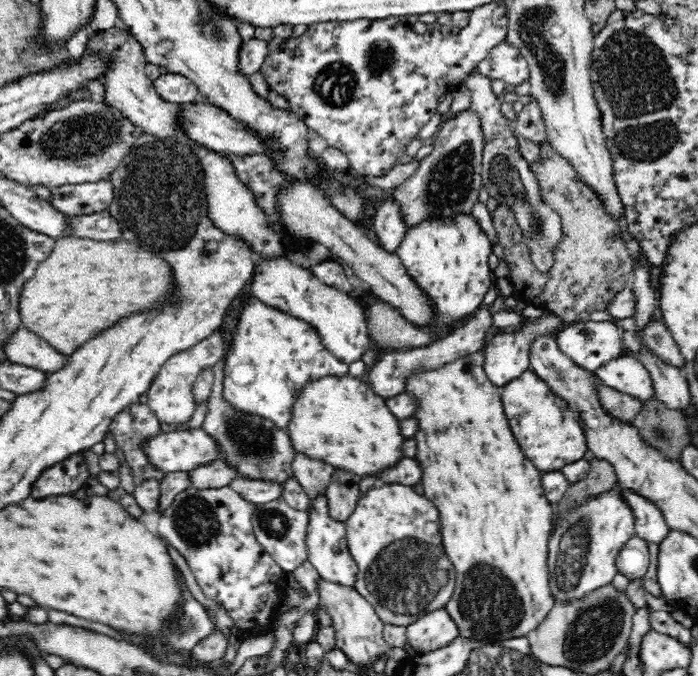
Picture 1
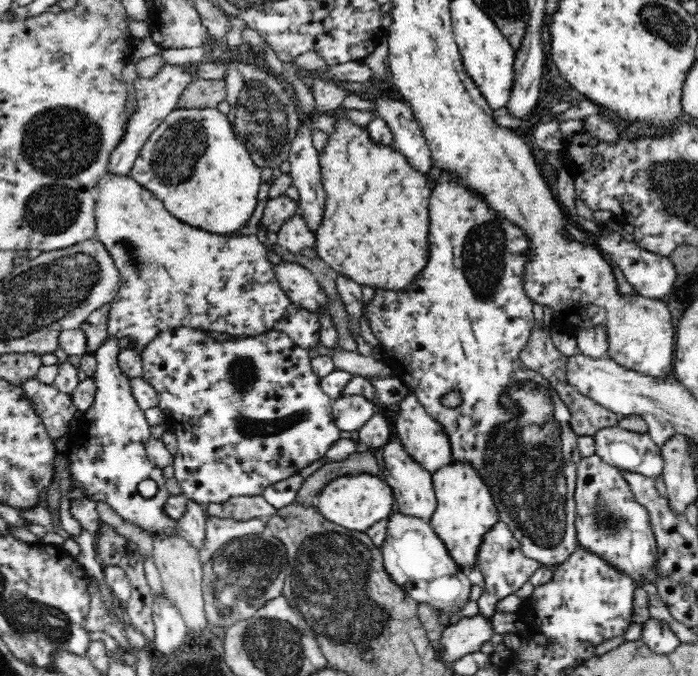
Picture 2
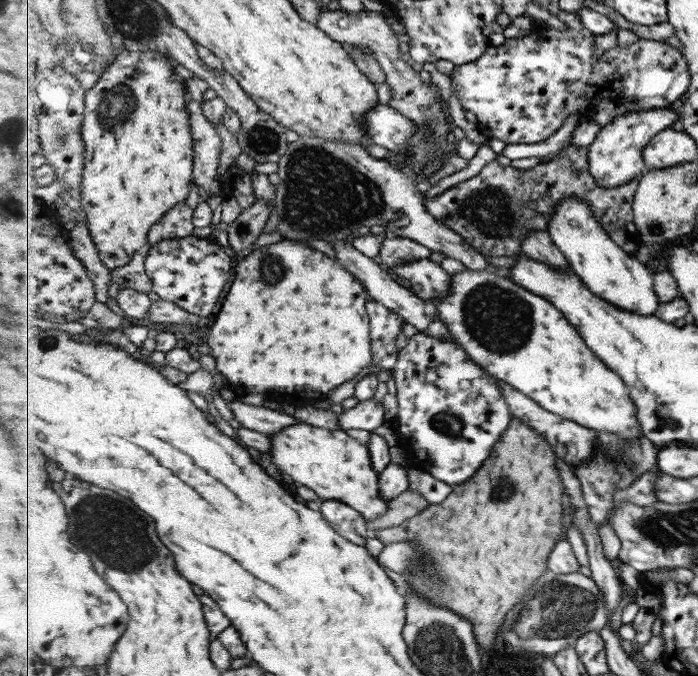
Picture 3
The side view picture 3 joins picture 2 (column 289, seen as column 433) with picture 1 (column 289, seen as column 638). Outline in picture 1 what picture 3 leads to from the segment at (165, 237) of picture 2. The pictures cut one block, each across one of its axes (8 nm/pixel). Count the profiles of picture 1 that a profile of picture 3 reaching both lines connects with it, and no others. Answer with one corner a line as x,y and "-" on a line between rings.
349,373
326,375
304,383
297,392
290,412
287,433
297,453
324,460
333,467
342,467
362,477
396,464
403,456
401,447
406,439
400,434
399,419
390,412
386,401
374,394
365,380
354,378

